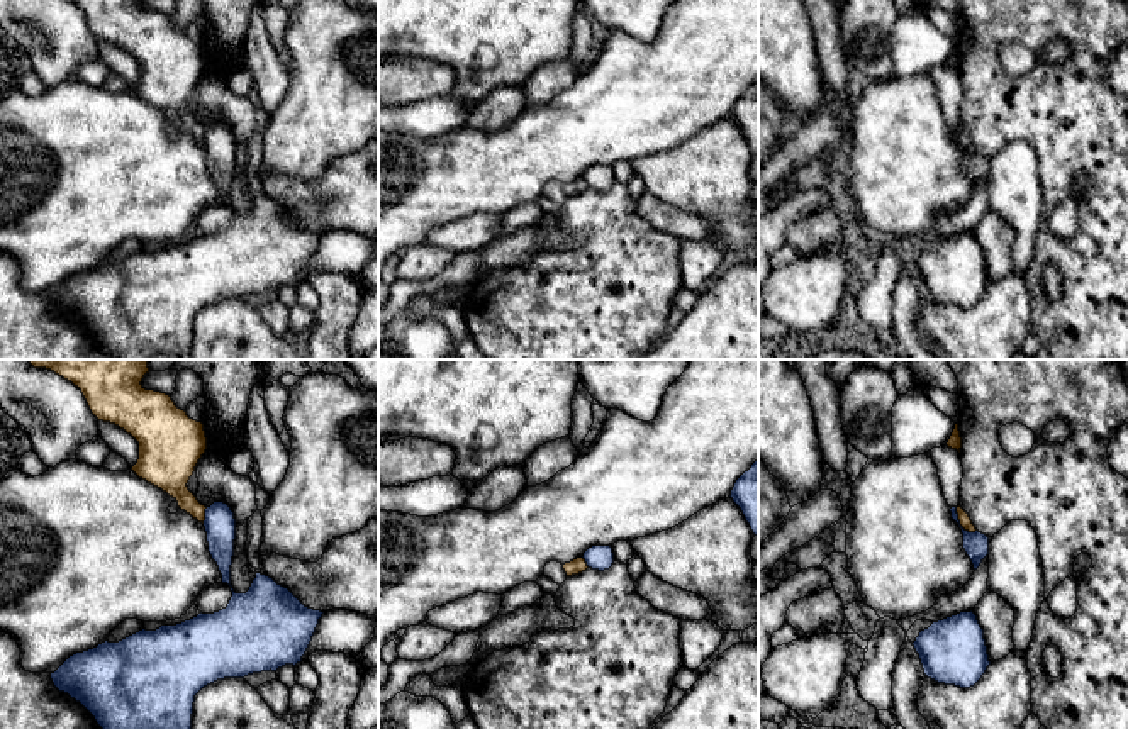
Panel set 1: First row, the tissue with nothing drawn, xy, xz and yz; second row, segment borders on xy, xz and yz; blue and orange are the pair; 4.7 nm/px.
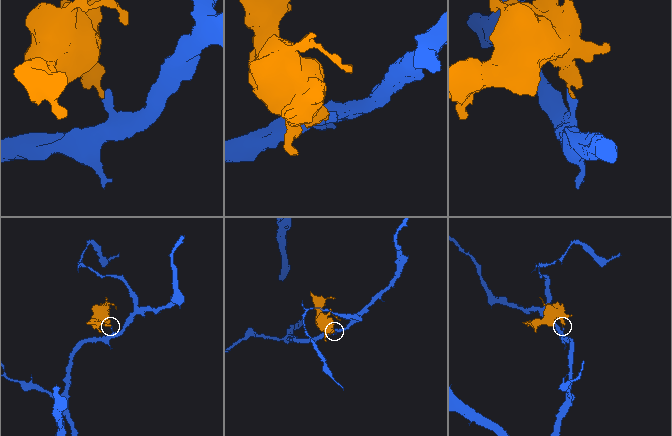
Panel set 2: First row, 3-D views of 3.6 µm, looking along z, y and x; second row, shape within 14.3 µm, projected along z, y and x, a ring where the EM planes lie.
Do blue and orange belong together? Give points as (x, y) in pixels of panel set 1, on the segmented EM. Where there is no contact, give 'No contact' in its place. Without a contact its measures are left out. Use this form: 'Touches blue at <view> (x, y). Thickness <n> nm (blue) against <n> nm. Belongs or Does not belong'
Touches blue at yz (959, 523). Thickness 120 nm (blue) against 60 nm. Does not belong

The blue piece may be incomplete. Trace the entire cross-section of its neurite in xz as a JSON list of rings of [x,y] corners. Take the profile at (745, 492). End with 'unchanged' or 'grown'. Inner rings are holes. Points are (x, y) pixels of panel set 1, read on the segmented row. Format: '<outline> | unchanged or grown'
[[[758,459],[734,483],[733,502],[741,509],[755,536],[758,536]]] | unchanged

